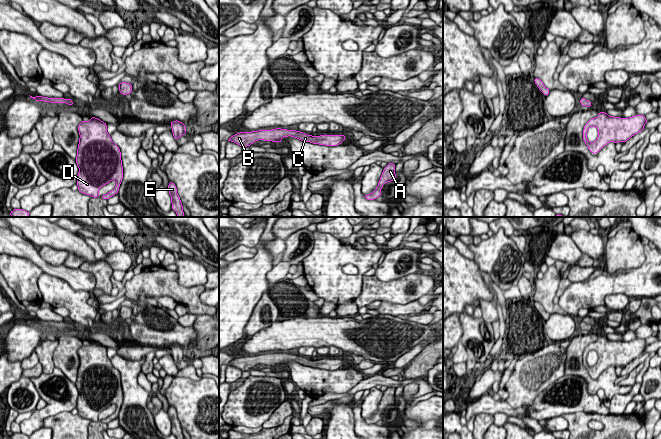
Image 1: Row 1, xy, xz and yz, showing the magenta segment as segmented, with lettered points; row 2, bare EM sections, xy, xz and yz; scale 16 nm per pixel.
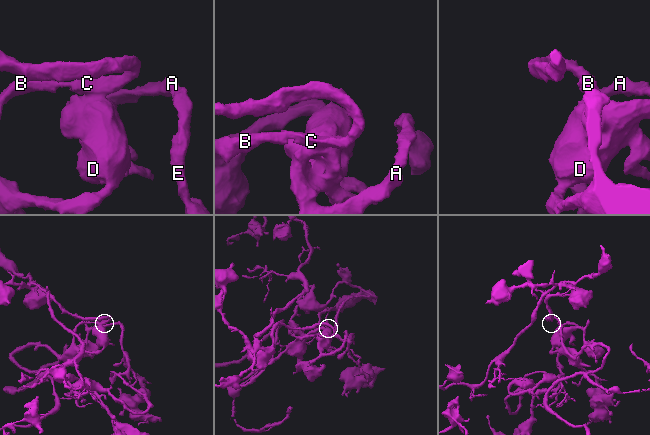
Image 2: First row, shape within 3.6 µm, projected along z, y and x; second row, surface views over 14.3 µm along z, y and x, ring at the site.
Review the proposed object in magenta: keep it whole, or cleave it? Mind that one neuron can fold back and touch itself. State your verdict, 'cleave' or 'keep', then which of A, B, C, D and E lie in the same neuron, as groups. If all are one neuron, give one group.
keep | A B C D E

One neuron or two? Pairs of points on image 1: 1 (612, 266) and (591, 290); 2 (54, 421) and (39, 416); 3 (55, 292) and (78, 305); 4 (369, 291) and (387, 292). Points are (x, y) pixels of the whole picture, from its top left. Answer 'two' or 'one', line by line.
1: two
2: two
3: one
4: one

